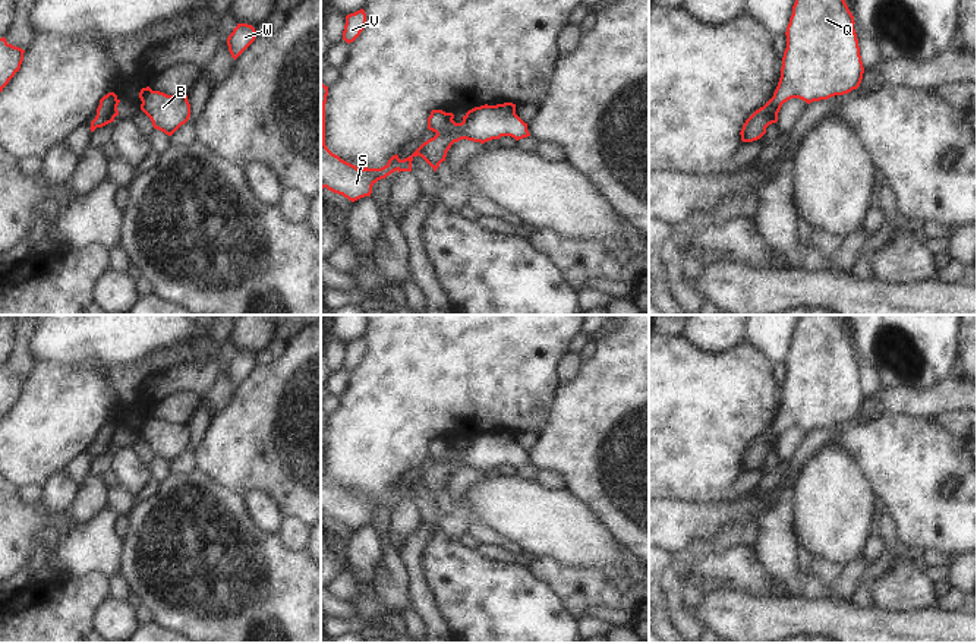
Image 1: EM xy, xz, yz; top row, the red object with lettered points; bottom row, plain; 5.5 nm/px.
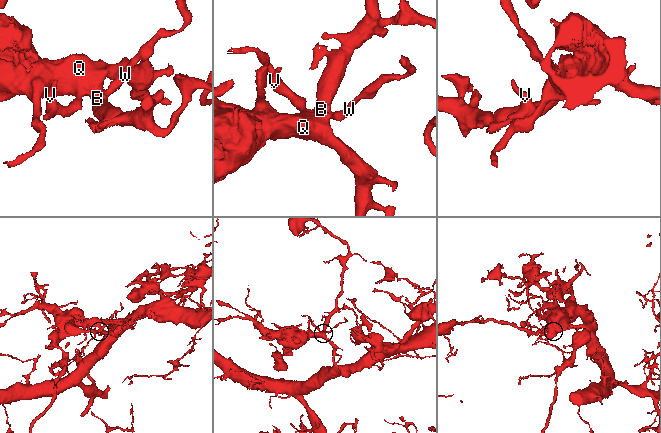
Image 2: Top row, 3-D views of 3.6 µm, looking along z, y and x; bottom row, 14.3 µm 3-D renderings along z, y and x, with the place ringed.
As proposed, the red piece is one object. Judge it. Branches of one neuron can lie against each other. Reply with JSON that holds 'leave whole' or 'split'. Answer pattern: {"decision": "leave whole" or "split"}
{"decision": "leave whole"}

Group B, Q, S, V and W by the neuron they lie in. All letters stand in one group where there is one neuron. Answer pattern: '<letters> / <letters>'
B Q S V W

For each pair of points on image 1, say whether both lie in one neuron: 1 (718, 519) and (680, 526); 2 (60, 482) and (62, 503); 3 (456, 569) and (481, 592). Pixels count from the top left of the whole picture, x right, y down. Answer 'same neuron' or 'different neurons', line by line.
1: same neuron
2: same neuron
3: same neuron

